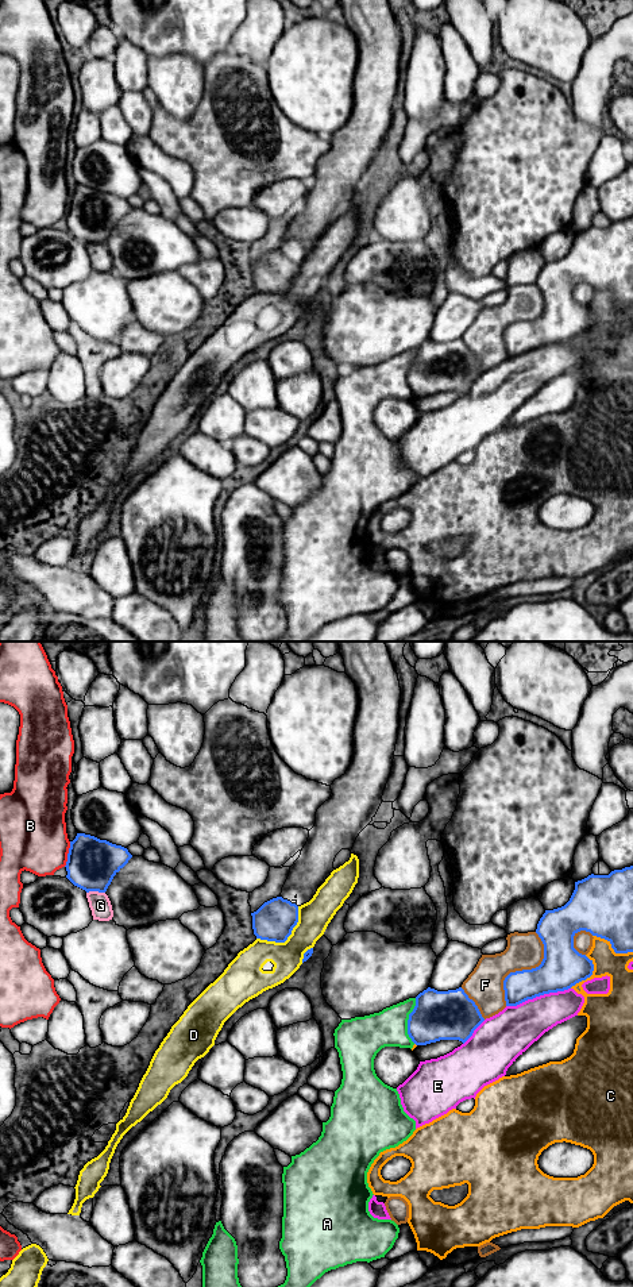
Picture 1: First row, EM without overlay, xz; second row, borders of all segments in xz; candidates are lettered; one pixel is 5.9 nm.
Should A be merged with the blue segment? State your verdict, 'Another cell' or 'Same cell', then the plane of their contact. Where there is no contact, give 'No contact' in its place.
Same cell. Touches blue in xz

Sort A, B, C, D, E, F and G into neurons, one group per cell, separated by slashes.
A / B / C / D / E / F / G

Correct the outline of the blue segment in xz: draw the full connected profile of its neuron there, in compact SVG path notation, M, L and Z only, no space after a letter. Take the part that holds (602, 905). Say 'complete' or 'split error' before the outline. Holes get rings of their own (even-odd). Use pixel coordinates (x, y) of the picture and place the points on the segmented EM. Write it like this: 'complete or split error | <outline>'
complete | M633 866L614 870L609 875L591 874L575 882L575 890L564 906L545 910L536 929L544 944L544 959L536 968L510 972L505 978L506 1006L568 990L593 975L593 960L574 948L574 936L580 930L607 940L615 953L633 952Z

